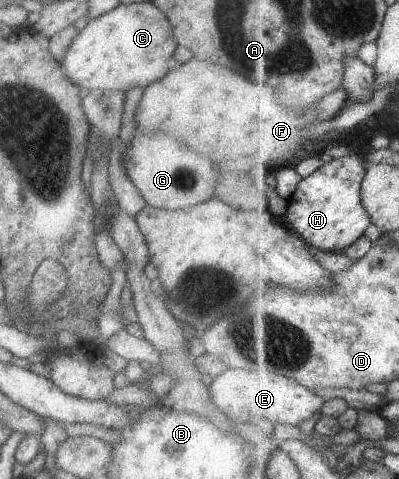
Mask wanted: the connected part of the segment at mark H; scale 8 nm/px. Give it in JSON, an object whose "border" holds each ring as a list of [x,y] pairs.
{"border":[[[354,153],[333,158],[323,164],[299,182],[295,193],[283,207],[283,222],[311,247],[328,252],[345,252],[350,245],[366,235],[372,224],[367,208],[363,207],[362,198],[362,183],[367,171],[364,156]]]}

